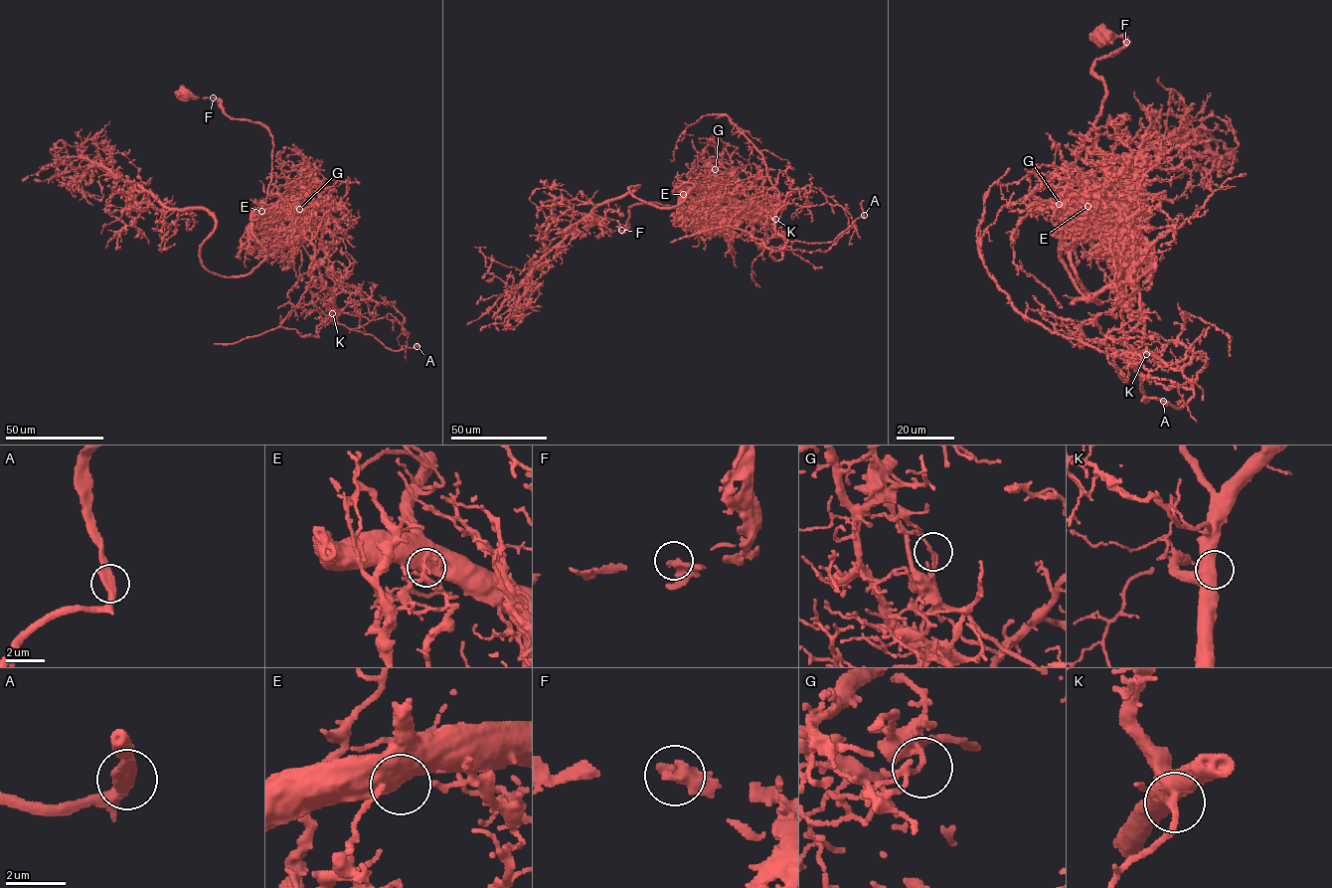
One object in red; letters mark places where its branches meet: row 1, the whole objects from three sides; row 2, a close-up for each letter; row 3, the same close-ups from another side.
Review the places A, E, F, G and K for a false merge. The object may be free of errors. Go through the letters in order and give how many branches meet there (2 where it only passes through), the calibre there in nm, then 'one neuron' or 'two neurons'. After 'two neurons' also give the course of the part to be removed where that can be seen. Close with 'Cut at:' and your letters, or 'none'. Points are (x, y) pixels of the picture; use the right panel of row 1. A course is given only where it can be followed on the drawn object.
A: branches 2; calibre 480 nm; one neuron
E: branches 2; calibre 550 nm; one neuron
F: branches 2; calibre 320 nm; one neuron
G: branches 2; calibre 100 nm; two neurons; course (1059, 204), (1119, 238), (1115, 288), (1143, 319), (1144, 352), (1052, 333), (988, 273), (988, 191), (1034, 163)
K: branches 2; calibre 550 nm; one neuron
Cut at: G

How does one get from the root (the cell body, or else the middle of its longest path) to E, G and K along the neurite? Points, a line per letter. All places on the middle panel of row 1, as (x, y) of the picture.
E: (588, 223), (589, 233), (624, 231), (634, 205), (680, 206), (684, 202), (684, 182), (683, 194)
G: (588, 223), (599, 235), (627, 230), (634, 205), (683, 203), (683, 182), (684, 192), (712, 199), (716, 169)
K: (588, 223), (599, 235), (627, 230), (634, 205), (683, 203), (684, 182), (708, 214), (775, 197), (775, 219)

